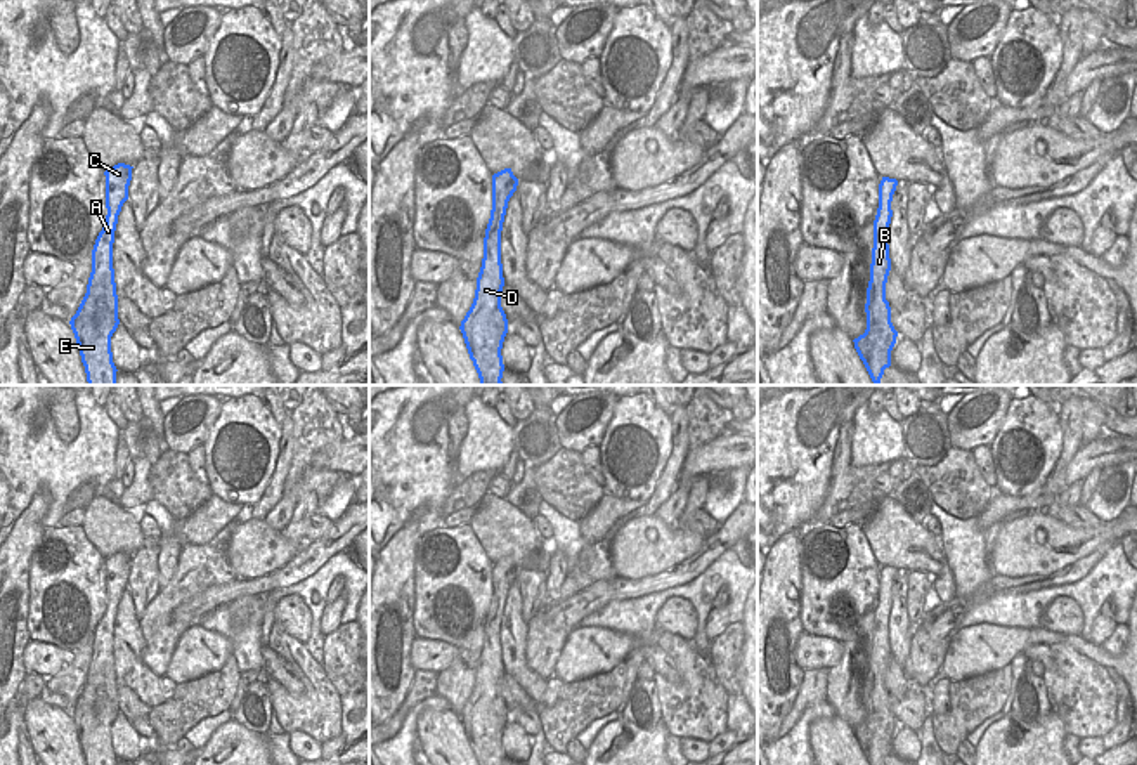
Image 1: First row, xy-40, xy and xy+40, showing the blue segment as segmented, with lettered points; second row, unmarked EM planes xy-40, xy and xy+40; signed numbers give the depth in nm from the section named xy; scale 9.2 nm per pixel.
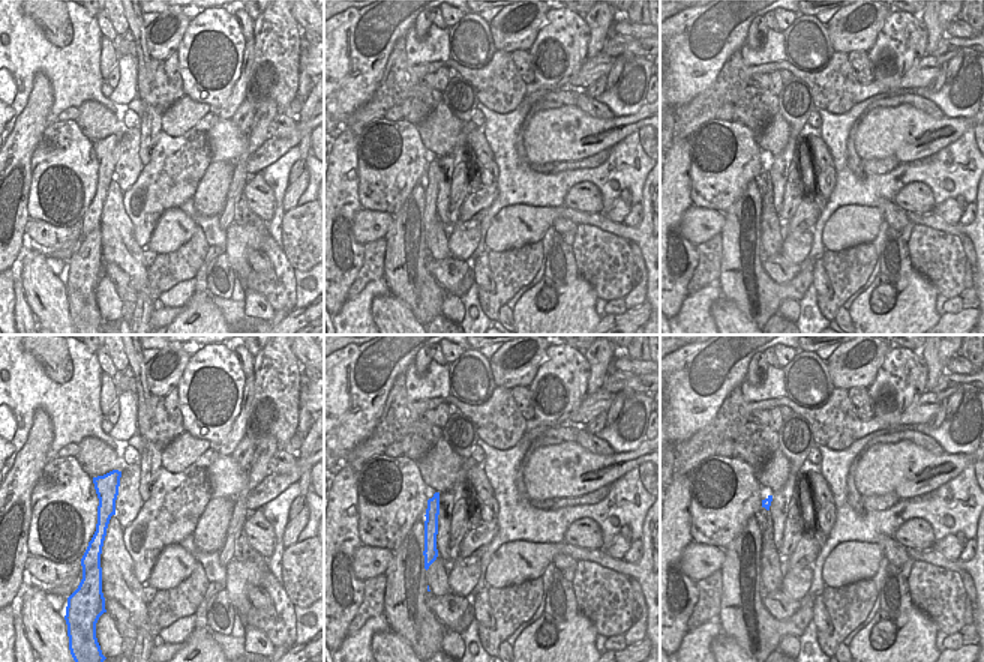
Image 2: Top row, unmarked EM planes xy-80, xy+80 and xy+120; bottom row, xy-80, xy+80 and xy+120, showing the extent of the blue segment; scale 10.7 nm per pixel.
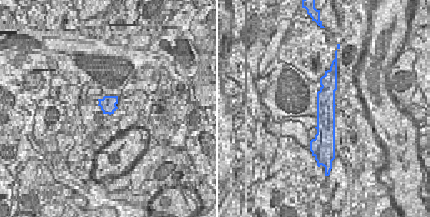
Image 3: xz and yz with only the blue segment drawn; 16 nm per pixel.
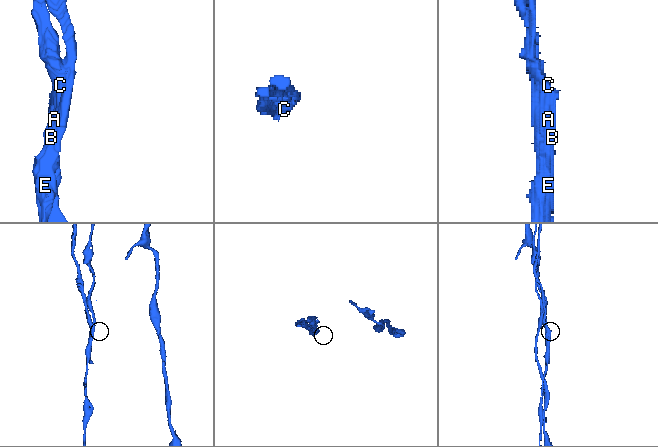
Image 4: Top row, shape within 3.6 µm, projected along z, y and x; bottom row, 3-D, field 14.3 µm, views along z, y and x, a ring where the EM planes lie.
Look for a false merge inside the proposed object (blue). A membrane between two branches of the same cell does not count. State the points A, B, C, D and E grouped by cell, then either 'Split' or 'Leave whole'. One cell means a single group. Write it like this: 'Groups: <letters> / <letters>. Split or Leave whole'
Groups: A B C D / E. Split

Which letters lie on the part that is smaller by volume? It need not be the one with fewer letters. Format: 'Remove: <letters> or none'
Remove: A, B, C, D

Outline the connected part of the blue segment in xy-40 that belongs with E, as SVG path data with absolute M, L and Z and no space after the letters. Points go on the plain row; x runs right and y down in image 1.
M102 675L87 677L87 682L69 709L87 765L116 765L111 725L116 720L118 683Z

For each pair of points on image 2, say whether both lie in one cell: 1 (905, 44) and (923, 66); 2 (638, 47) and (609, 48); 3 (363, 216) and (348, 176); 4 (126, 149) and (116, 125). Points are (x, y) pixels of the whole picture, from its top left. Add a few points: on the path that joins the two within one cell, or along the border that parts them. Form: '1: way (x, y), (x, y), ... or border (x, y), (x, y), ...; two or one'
1: border (924, 53), (899, 78), (890, 81); two
2: way (630, 47), (617, 47); one
3: border (360, 207), (353, 227), (353, 237), (360, 245); two
4: border (125, 129), (120, 134); two

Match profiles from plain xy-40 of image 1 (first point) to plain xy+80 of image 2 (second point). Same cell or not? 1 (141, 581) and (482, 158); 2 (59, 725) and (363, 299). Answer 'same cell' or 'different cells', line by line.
1: different cells
2: different cells

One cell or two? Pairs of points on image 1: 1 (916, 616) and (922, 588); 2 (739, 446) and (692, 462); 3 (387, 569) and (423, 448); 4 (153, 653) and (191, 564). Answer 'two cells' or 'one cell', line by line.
1: one cell
2: one cell
3: two cells
4: one cell

